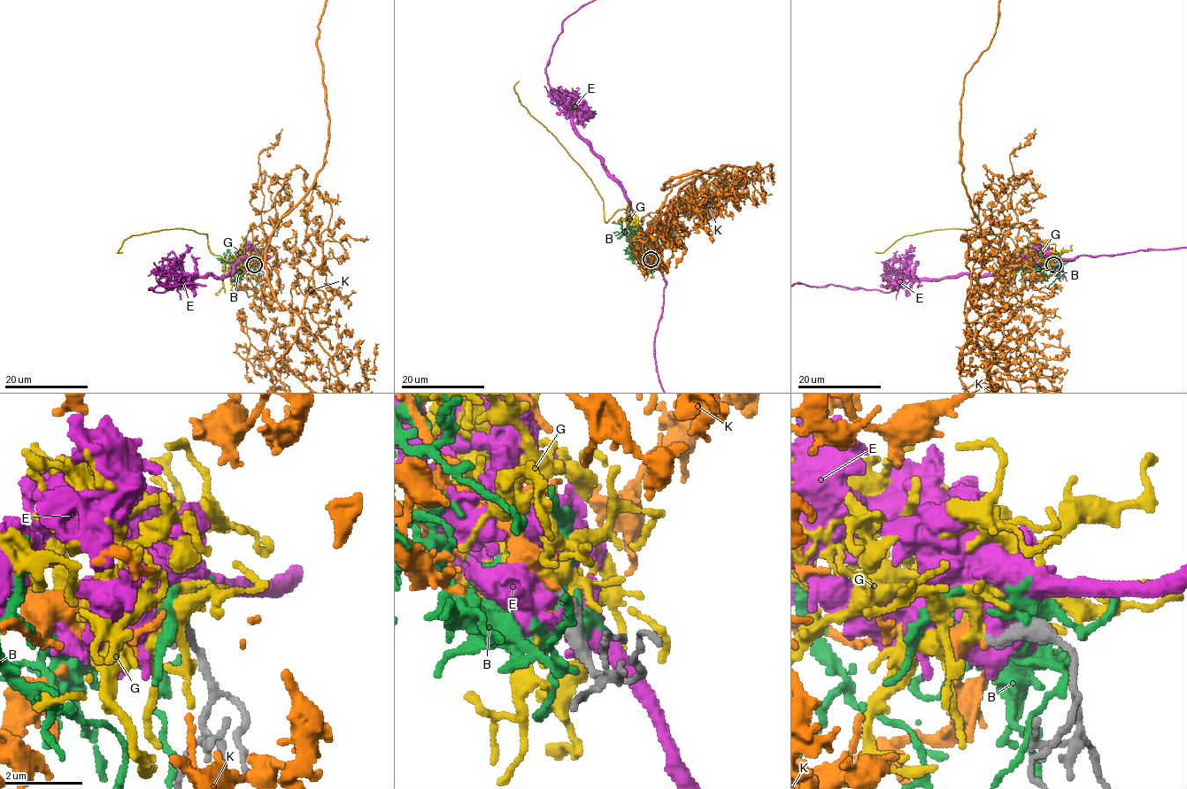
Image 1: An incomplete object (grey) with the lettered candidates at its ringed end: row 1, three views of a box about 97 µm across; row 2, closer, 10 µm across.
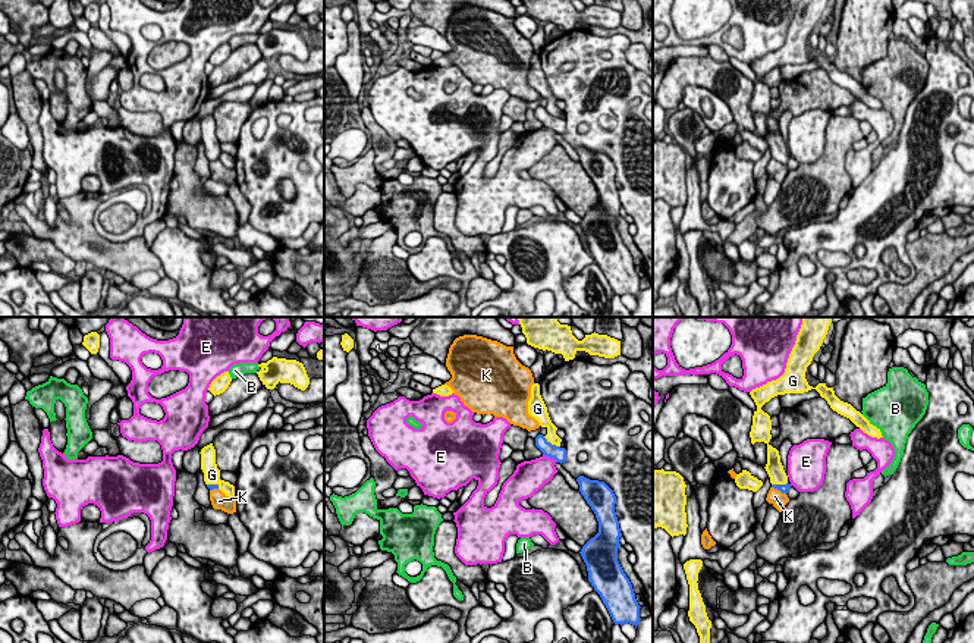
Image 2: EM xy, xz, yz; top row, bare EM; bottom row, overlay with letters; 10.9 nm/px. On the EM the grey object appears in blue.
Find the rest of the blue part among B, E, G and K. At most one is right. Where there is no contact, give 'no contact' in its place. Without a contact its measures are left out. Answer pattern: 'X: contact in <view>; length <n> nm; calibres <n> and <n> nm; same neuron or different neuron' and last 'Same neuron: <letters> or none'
B: no contact; different neuron
E: contact in xz; length 180 nm; calibres 160 and 320 nm; different neuron
G: contact in xz; length 220 nm; calibres 160 and 130 nm; same neuron
K: contact in yz; length 180 nm; calibres 100 and 170 nm; different neuron
Same neuron: G

